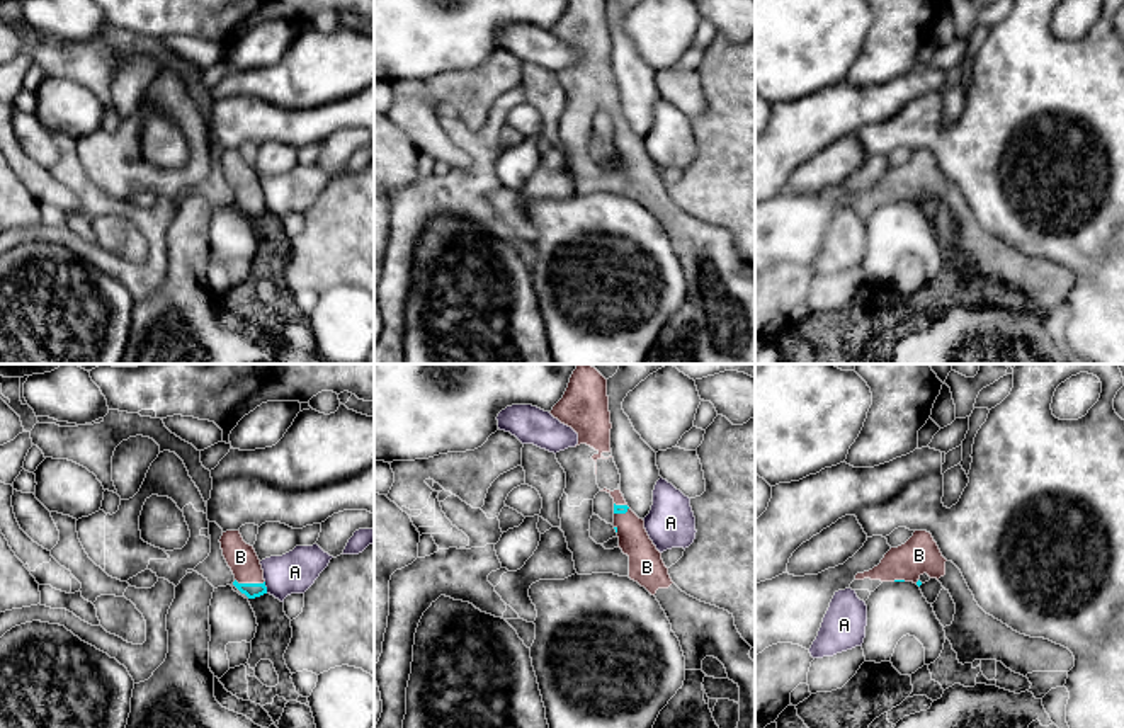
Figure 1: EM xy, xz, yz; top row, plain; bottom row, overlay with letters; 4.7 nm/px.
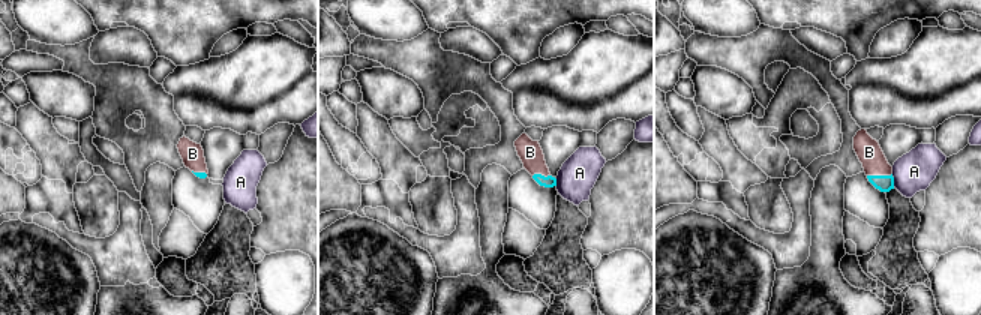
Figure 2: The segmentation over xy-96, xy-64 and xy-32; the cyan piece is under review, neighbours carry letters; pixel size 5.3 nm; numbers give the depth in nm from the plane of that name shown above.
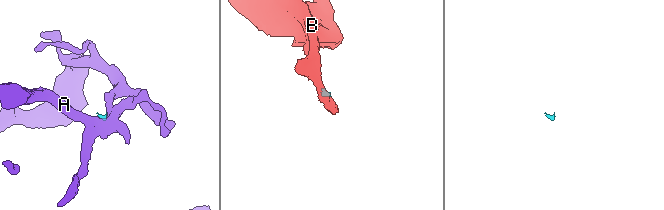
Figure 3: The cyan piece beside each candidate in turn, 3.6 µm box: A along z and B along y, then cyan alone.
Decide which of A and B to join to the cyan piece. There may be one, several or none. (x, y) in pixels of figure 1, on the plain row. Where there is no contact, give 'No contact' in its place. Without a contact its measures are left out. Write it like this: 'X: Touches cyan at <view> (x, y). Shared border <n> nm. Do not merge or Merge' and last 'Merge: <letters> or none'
A: Touches cyan at xy (266, 206). Shared border 60 nm. Do not merge
B: Touches cyan at xy (250, 203). Shared border 140 nm. Merge
Merge: B

